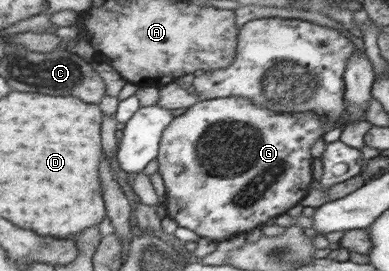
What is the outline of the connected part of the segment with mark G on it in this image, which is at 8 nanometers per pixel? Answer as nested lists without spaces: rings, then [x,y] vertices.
[[[235,96],[202,100],[187,107],[168,124],[159,143],[158,172],[165,185],[167,215],[180,227],[220,242],[260,228],[262,223],[286,213],[311,189],[314,179],[310,148],[318,137],[324,136],[322,123],[325,121],[311,111],[278,114]]]

